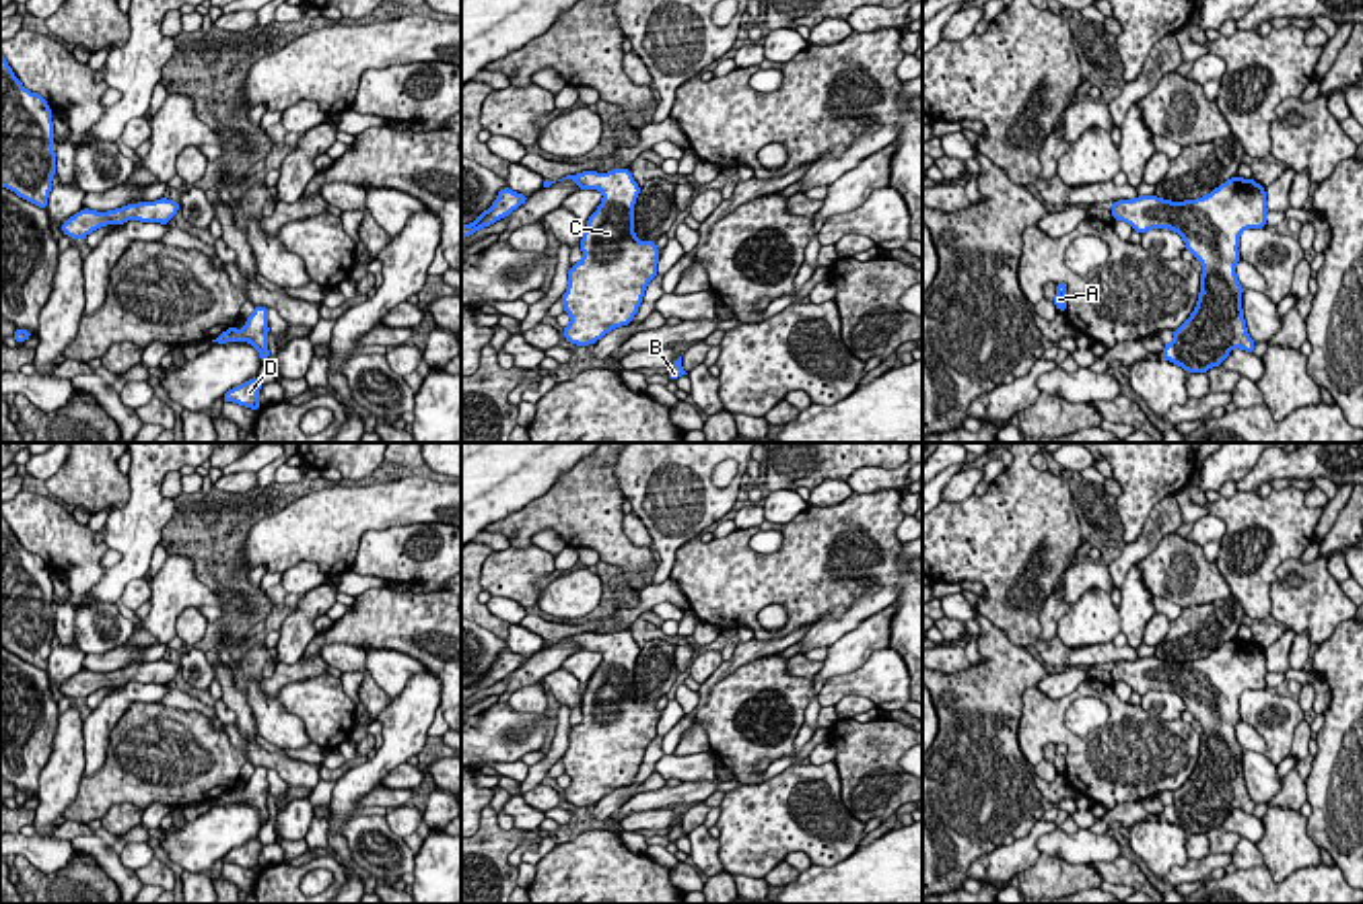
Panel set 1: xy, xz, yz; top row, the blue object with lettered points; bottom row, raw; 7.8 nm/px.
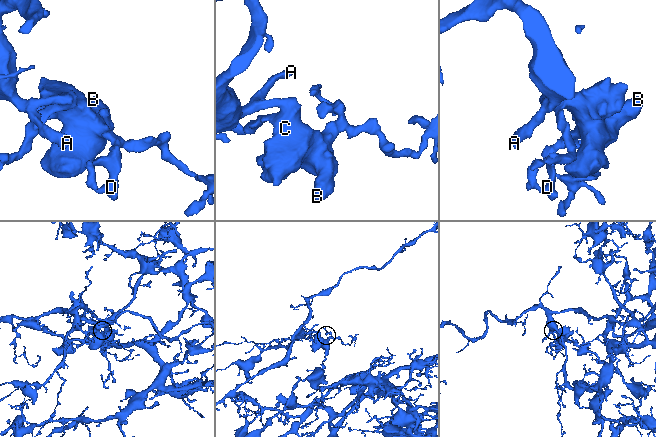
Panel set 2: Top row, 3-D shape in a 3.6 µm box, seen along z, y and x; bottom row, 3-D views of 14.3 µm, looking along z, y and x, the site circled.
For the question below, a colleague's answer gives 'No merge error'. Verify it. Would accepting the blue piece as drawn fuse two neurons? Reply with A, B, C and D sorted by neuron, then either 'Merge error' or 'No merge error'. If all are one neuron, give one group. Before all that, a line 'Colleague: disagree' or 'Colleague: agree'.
Colleague: agree
Groups: A B C D. No merge error

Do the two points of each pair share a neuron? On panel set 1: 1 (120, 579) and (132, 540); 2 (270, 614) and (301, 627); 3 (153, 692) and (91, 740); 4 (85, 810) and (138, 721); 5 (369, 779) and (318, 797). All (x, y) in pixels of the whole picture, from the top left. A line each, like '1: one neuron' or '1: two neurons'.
1: one neuron
2: two neurons
3: one neuron
4: one neuron
5: two neurons

